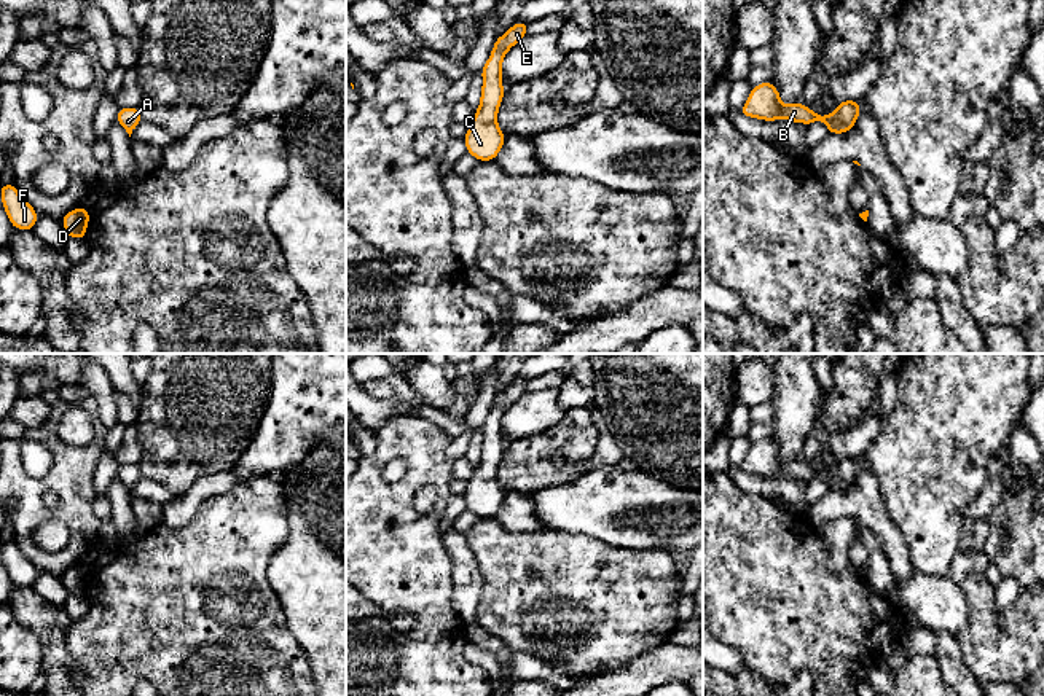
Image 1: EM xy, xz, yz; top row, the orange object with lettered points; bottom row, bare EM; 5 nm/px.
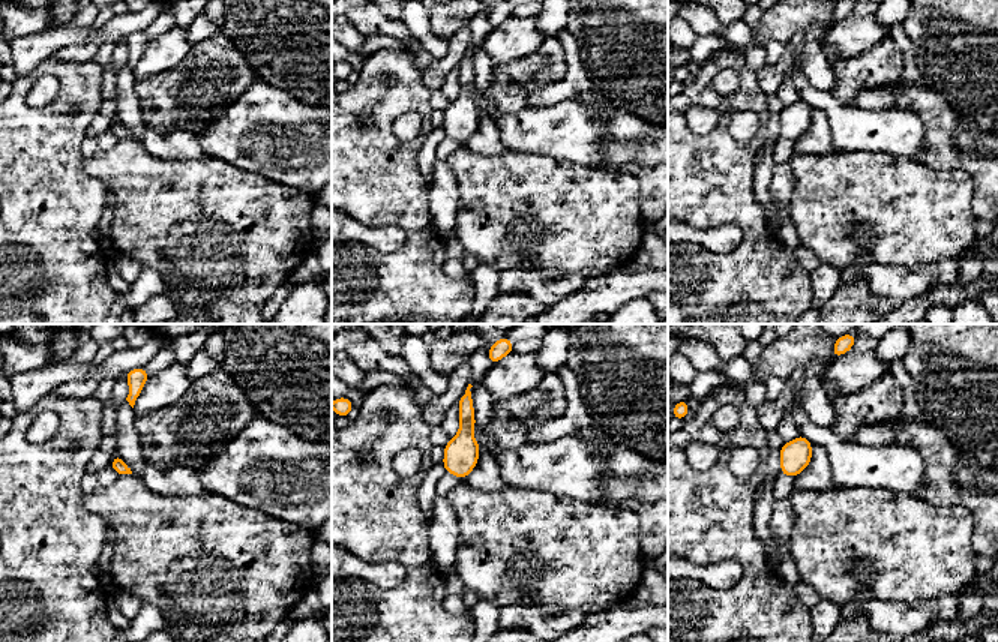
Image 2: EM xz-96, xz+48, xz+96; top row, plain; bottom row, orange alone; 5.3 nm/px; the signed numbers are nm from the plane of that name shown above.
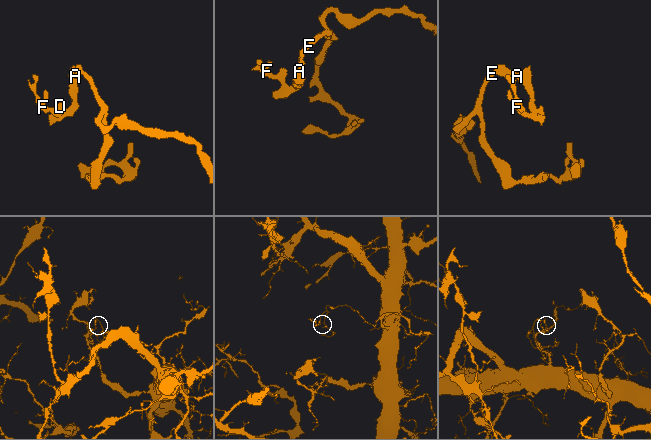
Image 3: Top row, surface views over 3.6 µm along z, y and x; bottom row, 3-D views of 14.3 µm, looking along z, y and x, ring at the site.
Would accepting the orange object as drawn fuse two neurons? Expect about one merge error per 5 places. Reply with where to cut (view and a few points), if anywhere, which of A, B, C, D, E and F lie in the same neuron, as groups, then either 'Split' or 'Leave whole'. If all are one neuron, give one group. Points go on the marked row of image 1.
No split. Groups: A B C D E F. Leave whole

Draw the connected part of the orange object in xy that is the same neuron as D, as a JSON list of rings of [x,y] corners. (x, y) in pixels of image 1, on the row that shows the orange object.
[[[77,207],[64,215],[61,220],[67,237],[86,239],[89,218],[91,215],[86,207]]]

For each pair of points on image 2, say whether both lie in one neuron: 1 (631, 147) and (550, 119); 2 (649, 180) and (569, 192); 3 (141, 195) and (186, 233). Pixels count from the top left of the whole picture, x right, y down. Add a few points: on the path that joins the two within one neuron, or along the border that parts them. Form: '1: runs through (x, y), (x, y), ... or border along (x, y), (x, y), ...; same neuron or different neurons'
1: runs through (611, 146), (599, 146), (569, 131); same neuron
2: border along (625, 168), (638, 182), (638, 207), (643, 216); different neurons
3: runs through (152, 200), (176, 224); same neuron

